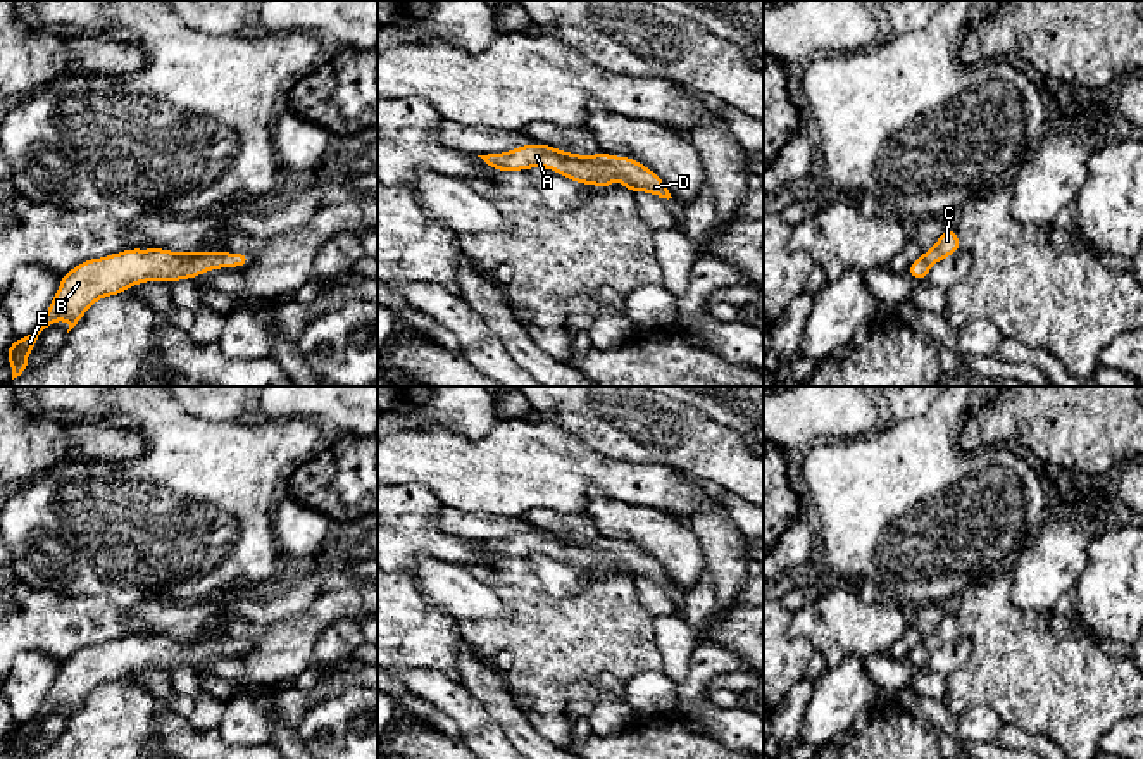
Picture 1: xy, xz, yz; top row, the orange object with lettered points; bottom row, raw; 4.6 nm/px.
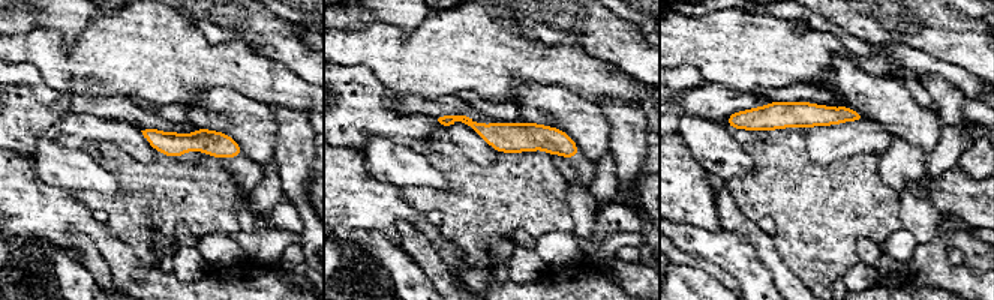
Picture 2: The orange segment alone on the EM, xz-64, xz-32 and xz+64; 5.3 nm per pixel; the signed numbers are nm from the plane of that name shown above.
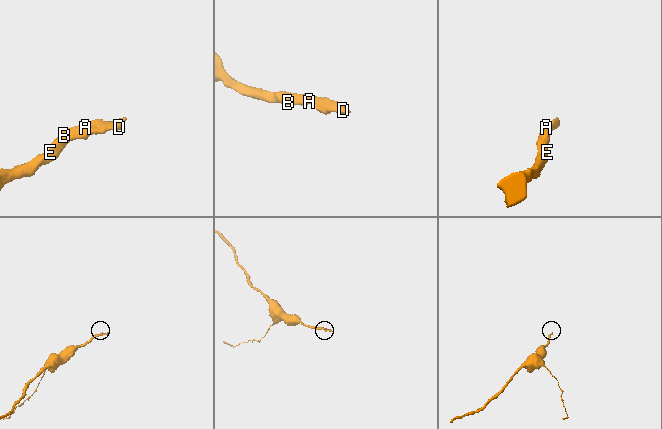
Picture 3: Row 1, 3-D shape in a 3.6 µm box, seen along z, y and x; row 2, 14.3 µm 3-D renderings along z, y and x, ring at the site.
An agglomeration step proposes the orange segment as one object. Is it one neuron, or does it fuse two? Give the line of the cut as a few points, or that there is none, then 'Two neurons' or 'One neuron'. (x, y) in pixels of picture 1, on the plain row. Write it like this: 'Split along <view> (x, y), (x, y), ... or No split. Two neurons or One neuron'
No split. One neuron

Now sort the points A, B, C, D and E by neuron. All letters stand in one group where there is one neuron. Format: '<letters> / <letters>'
A B C D E

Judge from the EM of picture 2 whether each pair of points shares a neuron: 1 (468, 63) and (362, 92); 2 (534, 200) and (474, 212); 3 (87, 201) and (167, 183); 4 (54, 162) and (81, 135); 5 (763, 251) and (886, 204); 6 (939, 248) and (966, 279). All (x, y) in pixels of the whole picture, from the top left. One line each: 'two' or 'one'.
1: two
2: one
3: one
4: two
5: two
6: one

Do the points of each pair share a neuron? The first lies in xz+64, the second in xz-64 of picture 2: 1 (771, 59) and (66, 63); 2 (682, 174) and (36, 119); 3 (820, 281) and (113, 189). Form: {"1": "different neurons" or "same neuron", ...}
{"1": "same neuron", "2": "different neurons", "3": "different neurons"}

